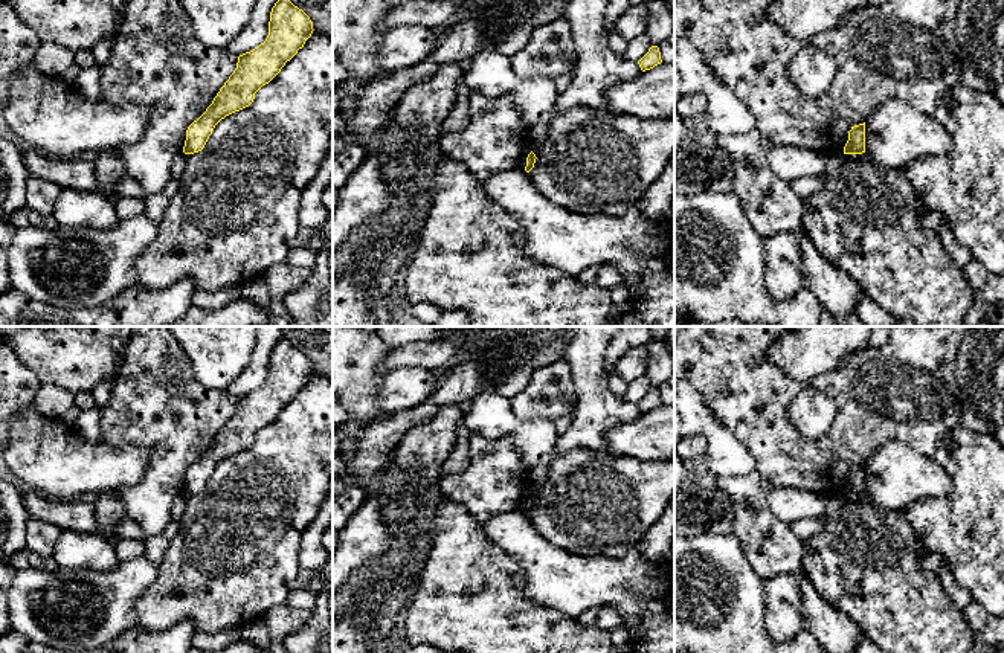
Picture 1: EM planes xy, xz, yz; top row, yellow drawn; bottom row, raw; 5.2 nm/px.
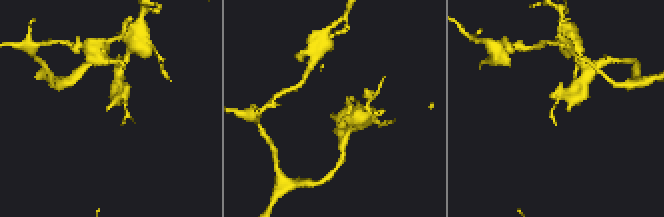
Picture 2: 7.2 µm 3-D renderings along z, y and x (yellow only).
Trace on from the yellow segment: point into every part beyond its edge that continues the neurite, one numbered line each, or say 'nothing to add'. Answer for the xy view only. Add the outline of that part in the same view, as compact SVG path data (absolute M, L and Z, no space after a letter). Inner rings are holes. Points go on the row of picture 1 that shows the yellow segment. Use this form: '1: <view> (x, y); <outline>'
nothing to add

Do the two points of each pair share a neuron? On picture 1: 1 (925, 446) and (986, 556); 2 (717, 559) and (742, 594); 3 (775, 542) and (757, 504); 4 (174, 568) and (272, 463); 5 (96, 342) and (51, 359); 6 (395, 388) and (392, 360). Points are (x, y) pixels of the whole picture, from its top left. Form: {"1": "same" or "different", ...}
{"1": "different", "2": "same", "3": "same", "4": "same", "5": "same", "6": "different"}

